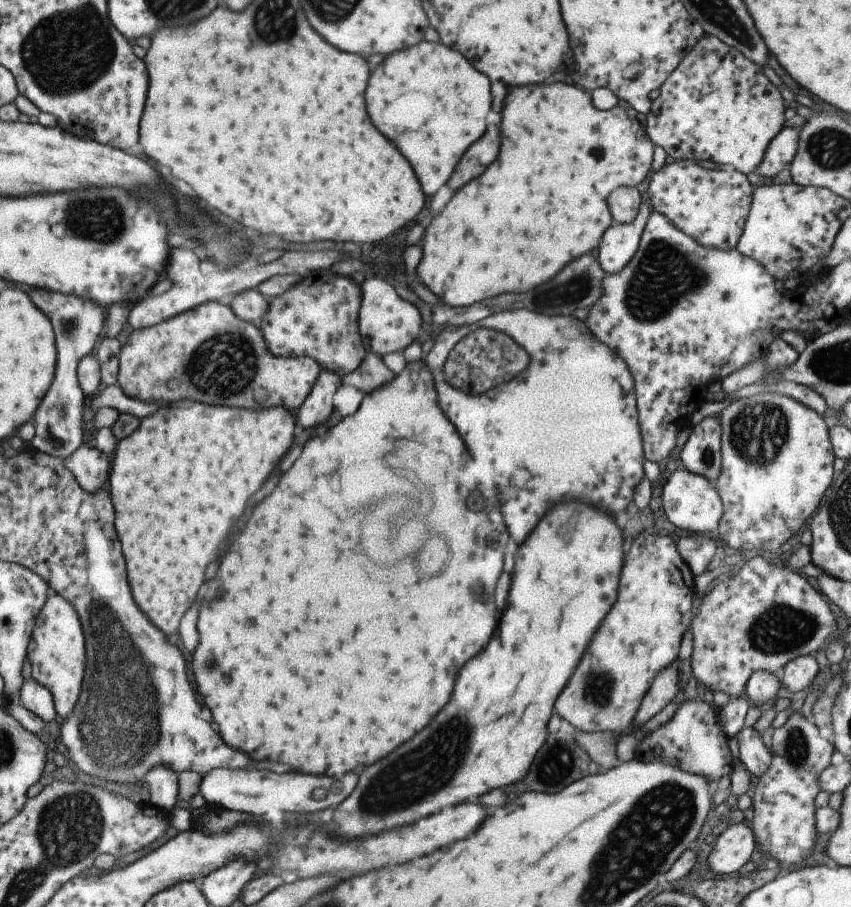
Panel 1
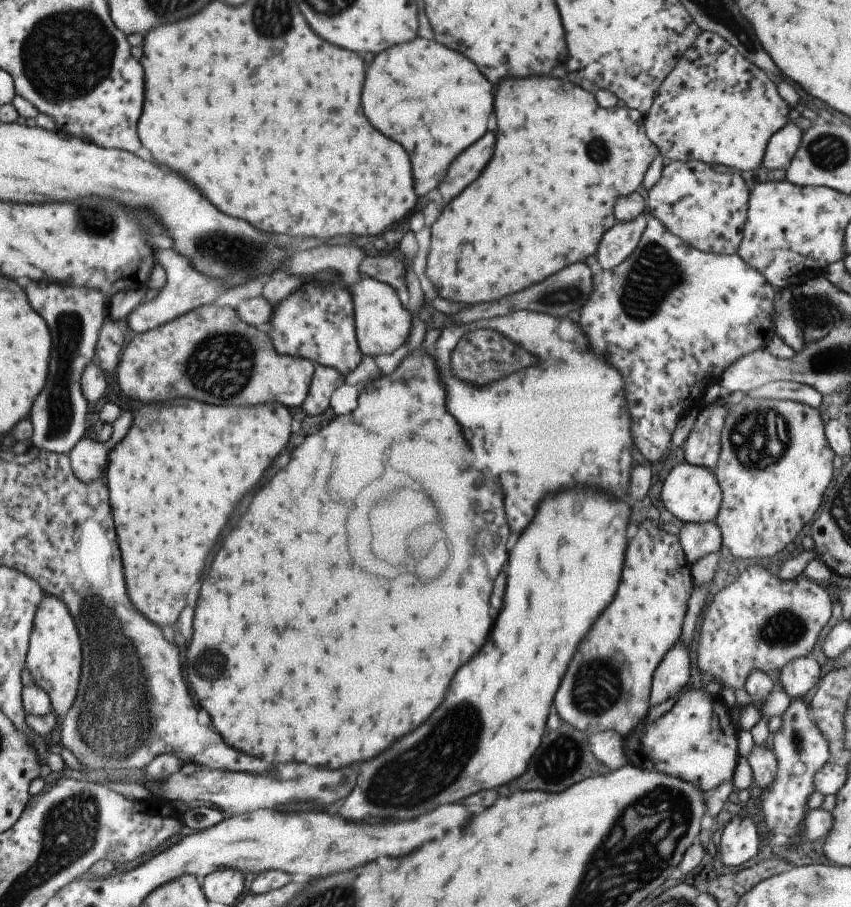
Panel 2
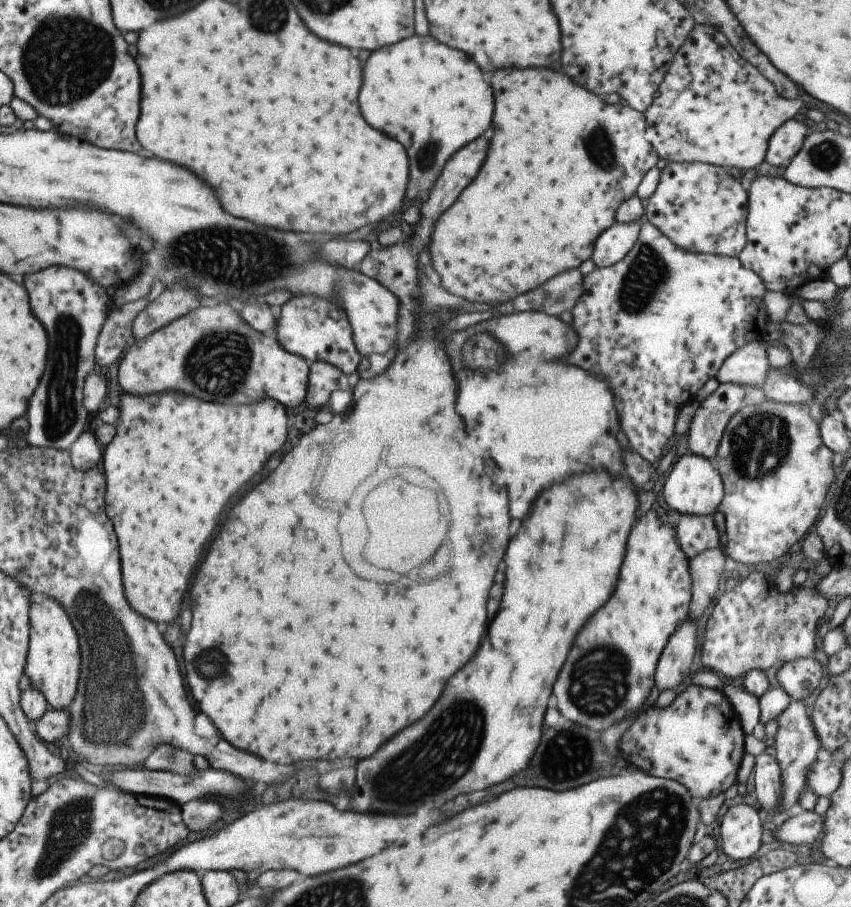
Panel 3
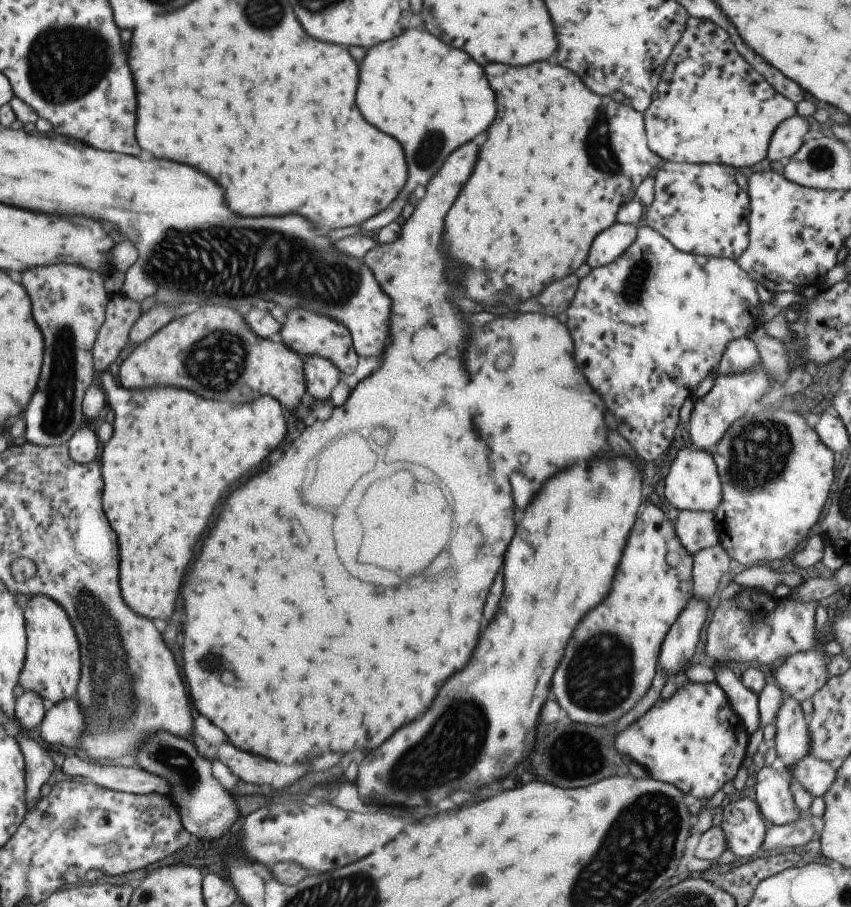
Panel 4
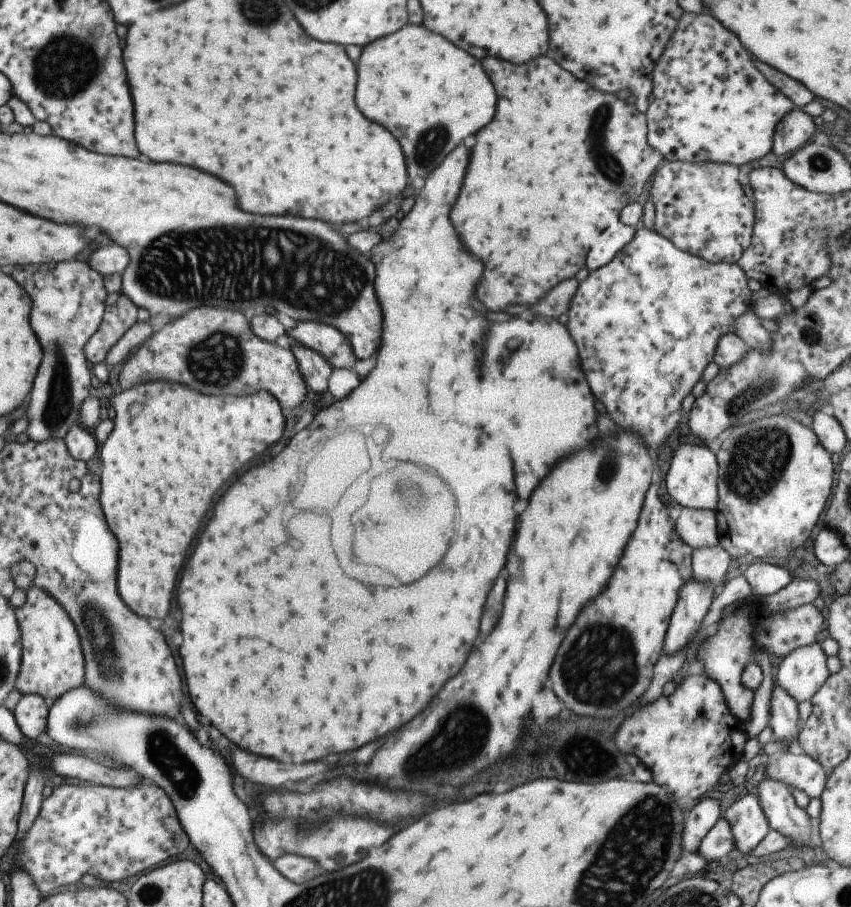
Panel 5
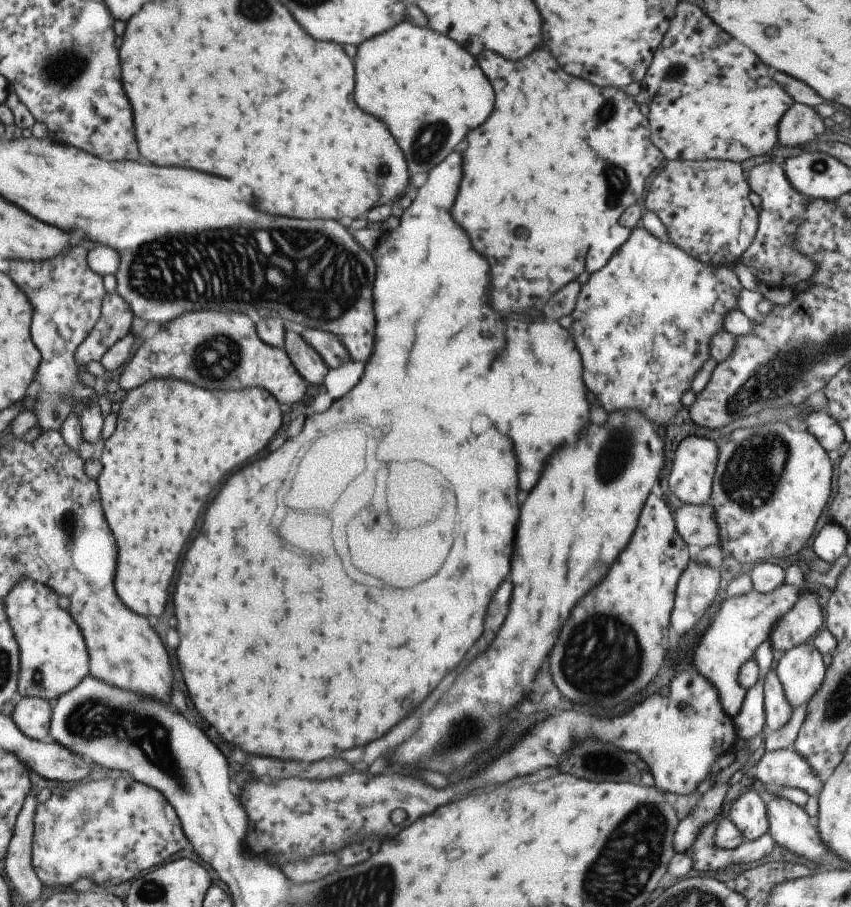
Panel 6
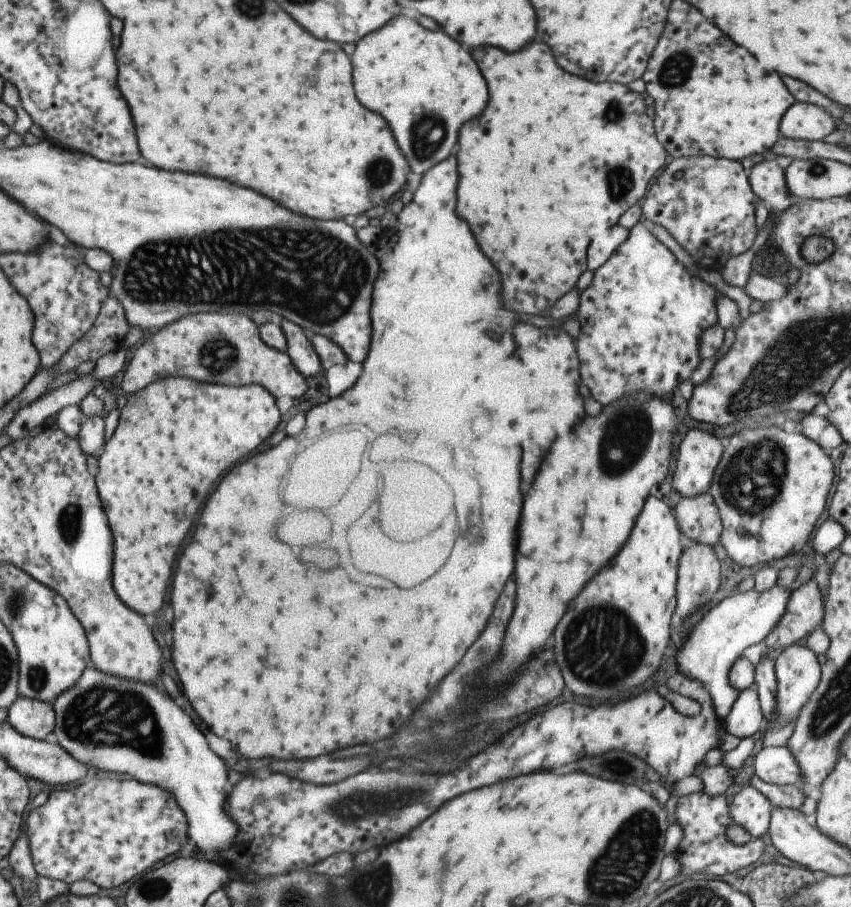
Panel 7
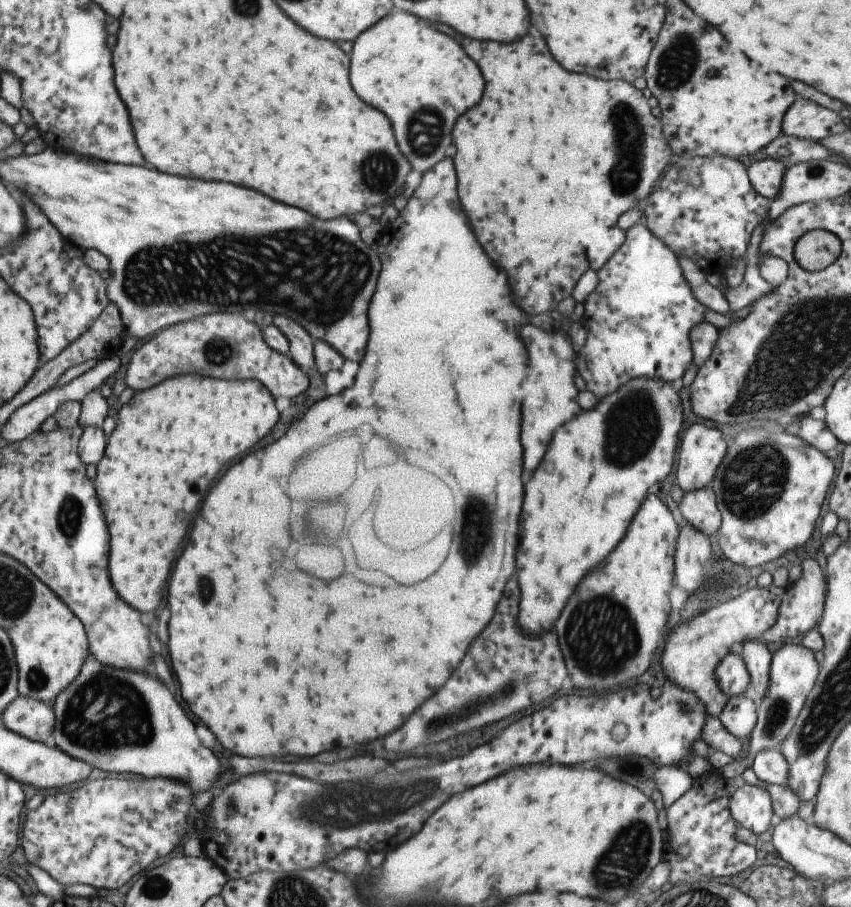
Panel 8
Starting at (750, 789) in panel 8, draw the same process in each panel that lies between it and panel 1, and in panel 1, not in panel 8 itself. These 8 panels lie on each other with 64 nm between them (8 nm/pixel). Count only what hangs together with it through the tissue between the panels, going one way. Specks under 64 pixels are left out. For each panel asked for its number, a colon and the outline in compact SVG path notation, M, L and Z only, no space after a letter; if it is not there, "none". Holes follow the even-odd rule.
1: M747 822L721 828L707 858L709 870L717 876L737 872L749 862L755 848L755 834Z
2: M733 816L721 834L721 844L717 846L717 860L725 866L741 866L753 858L759 850L759 830L755 822L747 816Z
3: M733 804L727 808L721 824L721 850L731 860L747 860L761 846L761 822L757 810L747 804Z
4: M735 796L721 812L721 832L725 850L737 858L753 856L767 834L767 822L755 800Z
5: M747 794L733 802L725 812L723 818L729 822L733 830L735 850L741 854L751 856L751 850L765 838L765 834L771 830L757 798L753 794Z
6: M747 790L729 808L729 820L739 830L743 842L753 842L769 832L765 800L757 792Z
7: M753 786L741 788L729 804L729 816L733 826L741 826L747 830L755 840L769 832L773 814L773 804L767 800L765 794L761 794Z

